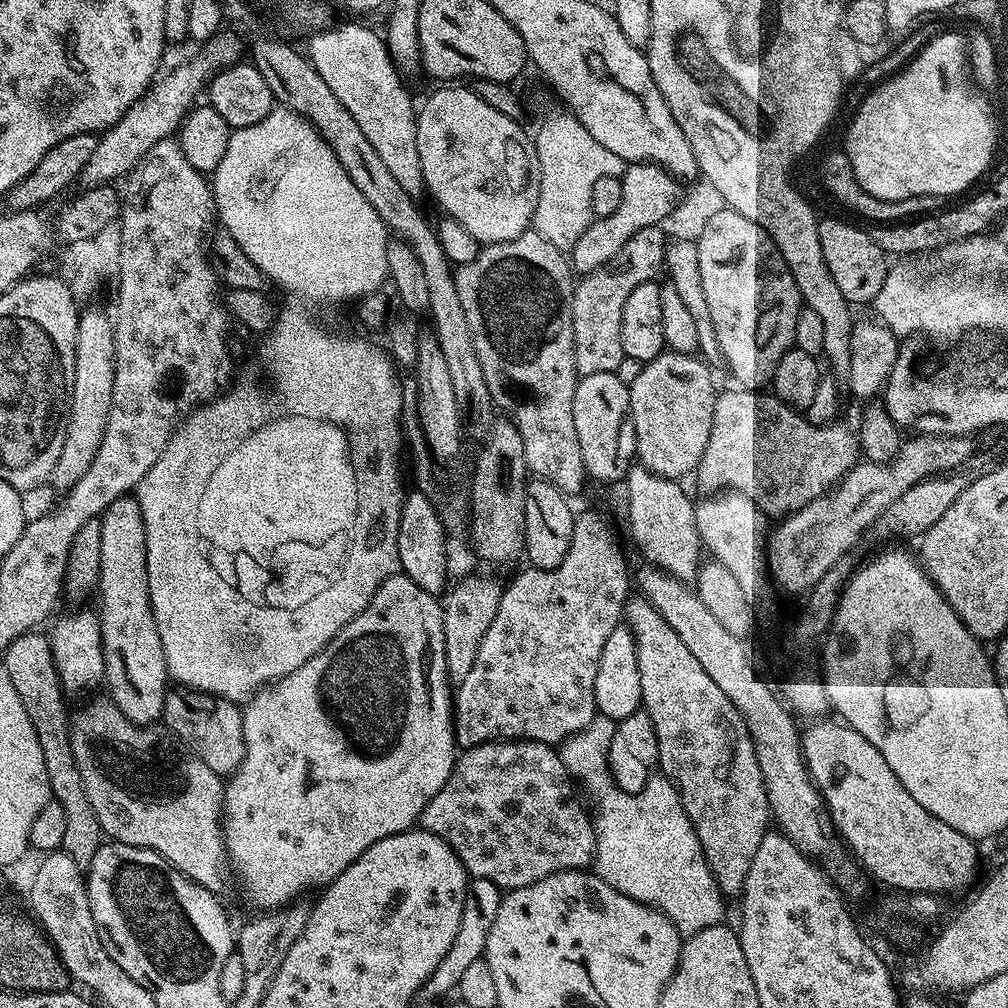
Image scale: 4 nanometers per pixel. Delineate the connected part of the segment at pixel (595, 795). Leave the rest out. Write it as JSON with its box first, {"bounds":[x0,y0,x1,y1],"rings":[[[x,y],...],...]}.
{"bounds":[558,714,726,934],"rings":[[[598,714],[592,719],[590,726],[565,740],[558,748],[569,776],[573,781],[580,783],[581,780],[588,787],[593,802],[599,806],[593,817],[593,828],[596,831],[596,875],[622,894],[643,904],[649,904],[651,908],[666,914],[681,934],[706,930],[721,923],[725,919],[726,897],[710,874],[710,866],[702,854],[693,824],[681,804],[680,793],[672,781],[663,775],[654,774],[643,790],[634,795],[624,792],[613,782],[612,772],[609,770],[608,751],[610,738],[614,738],[616,733],[616,725],[617,721]]]}

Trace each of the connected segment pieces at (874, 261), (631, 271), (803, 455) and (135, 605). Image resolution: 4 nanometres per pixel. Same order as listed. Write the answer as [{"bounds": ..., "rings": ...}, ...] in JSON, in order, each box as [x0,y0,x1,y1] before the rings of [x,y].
[{"bounds":[818,219,890,305],"rings":[[[821,219],[818,238],[822,242],[822,258],[826,258],[826,266],[830,266],[830,274],[849,304],[871,305],[876,299],[878,290],[884,288],[890,260],[880,249],[878,242],[874,242],[871,231],[863,232],[859,228],[861,225],[856,224],[847,224],[844,220]]]},{"bounds":[572,226,670,376],"rings":[[[646,226],[646,230],[638,230],[634,238],[606,262],[598,270],[581,275],[572,290],[572,321],[574,322],[574,362],[580,376],[616,372],[624,358],[622,350],[622,310],[626,307],[626,298],[630,298],[630,290],[642,282],[656,280],[664,268],[664,255],[670,243],[669,237],[664,237],[665,229],[660,226]]]},{"bounds":[694,389,859,518],"rings":[[[733,389],[722,390],[715,400],[708,444],[694,471],[701,493],[735,490],[754,501],[765,517],[783,518],[831,492],[859,461],[859,437],[841,422],[810,423],[773,393]]]},{"bounds":[98,494,170,726],"rings":[[[129,494],[119,496],[114,502],[110,502],[110,506],[105,510],[104,515],[99,517],[102,526],[102,562],[100,563],[100,582],[98,585],[99,595],[104,595],[100,600],[100,608],[98,607],[98,615],[100,618],[100,633],[102,634],[102,654],[104,655],[104,684],[108,688],[107,695],[112,703],[118,706],[118,710],[122,710],[122,714],[126,714],[126,718],[130,718],[130,722],[141,726],[152,726],[163,717],[164,699],[170,688],[170,665],[166,662],[166,654],[162,650],[162,638],[158,634],[158,626],[154,622],[154,610],[152,603],[148,597],[148,571],[146,570],[146,526],[142,522],[142,510],[138,506],[135,495]]]}]

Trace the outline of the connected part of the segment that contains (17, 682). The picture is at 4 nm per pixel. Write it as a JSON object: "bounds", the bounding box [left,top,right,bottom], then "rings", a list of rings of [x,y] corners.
{"bounds":[2,630,102,870],"rings":[[[33,630],[14,638],[14,642],[10,642],[10,646],[2,653],[2,671],[10,674],[10,686],[17,692],[18,702],[25,708],[26,718],[34,726],[36,744],[42,746],[44,779],[50,789],[51,799],[57,800],[66,812],[66,838],[62,850],[84,870],[92,863],[94,854],[101,846],[102,833],[98,814],[94,814],[94,806],[90,806],[90,798],[86,798],[86,786],[82,782],[82,774],[78,774],[78,766],[70,750],[70,716],[64,713],[66,694],[60,687],[60,675],[54,666],[52,642],[42,633]]]}

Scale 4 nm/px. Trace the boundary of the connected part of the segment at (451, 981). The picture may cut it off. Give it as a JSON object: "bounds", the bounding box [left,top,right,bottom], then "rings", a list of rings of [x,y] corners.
{"bounds":[419,878,502,1000],"rings":[[[475,878],[469,879],[466,898],[462,906],[462,922],[458,922],[458,934],[454,934],[454,946],[446,950],[446,958],[438,962],[438,970],[426,978],[420,987],[419,999],[440,1000],[447,992],[455,993],[462,982],[462,973],[469,966],[482,959],[486,950],[486,938],[490,938],[490,926],[494,926],[494,918],[498,915],[498,906],[502,899],[502,890],[494,886],[494,882],[486,882]]]}

